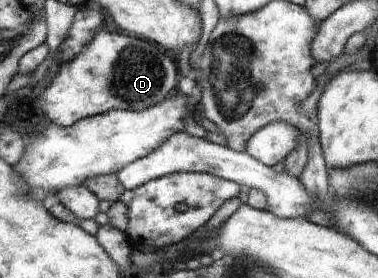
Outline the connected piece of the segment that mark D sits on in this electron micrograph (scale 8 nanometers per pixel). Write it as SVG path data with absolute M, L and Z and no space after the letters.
M100 30L80 56L61 63L50 86L37 98L36 108L50 123L70 127L81 119L110 110L140 111L156 106L168 98L176 84L178 72L174 62L162 56L154 44Z

